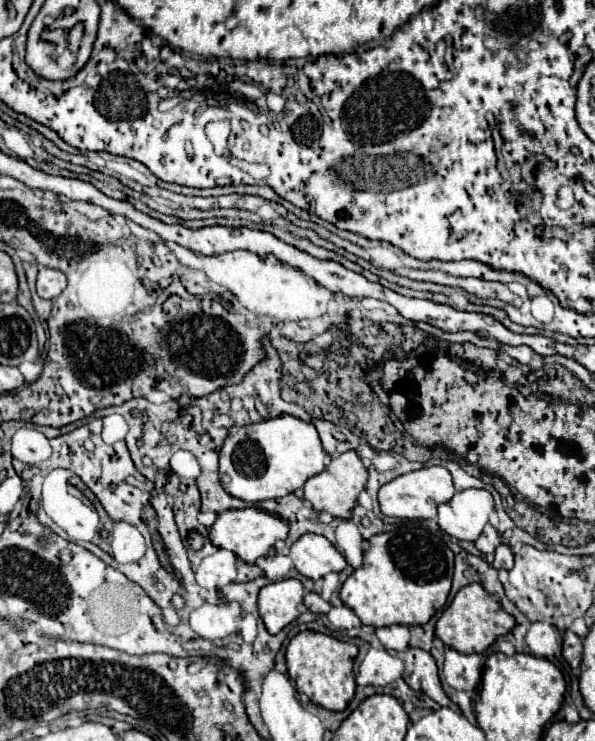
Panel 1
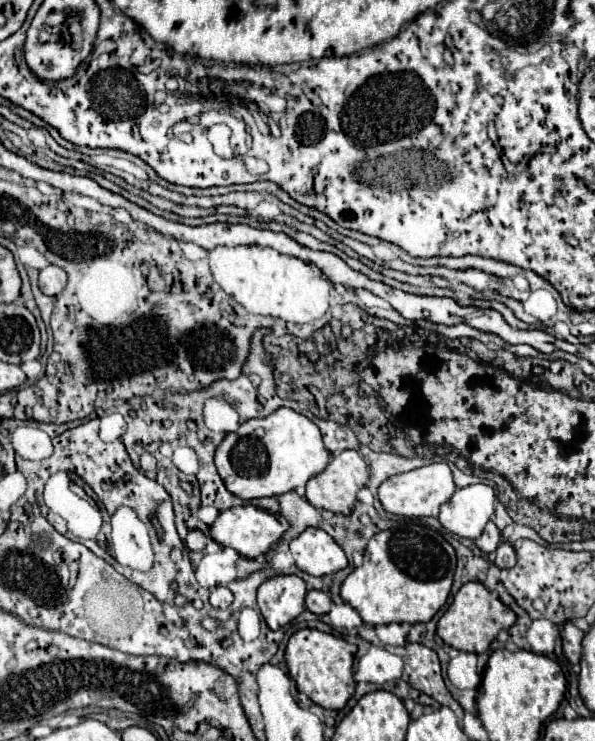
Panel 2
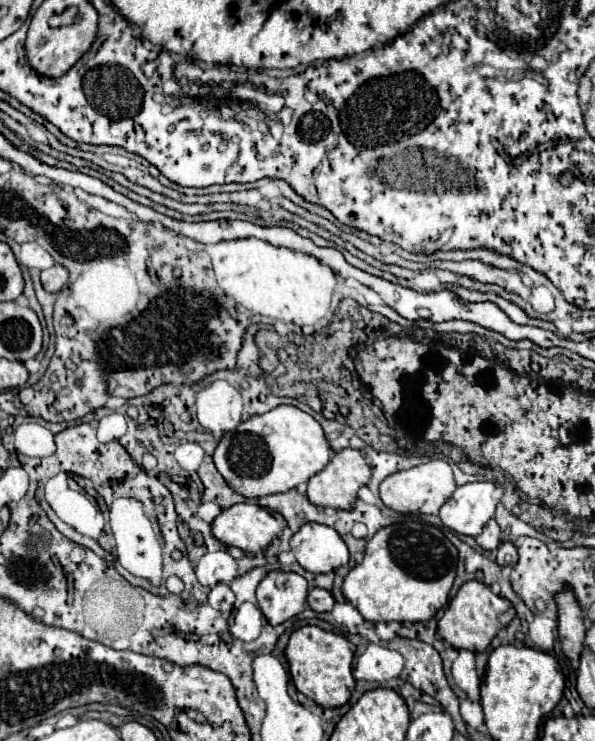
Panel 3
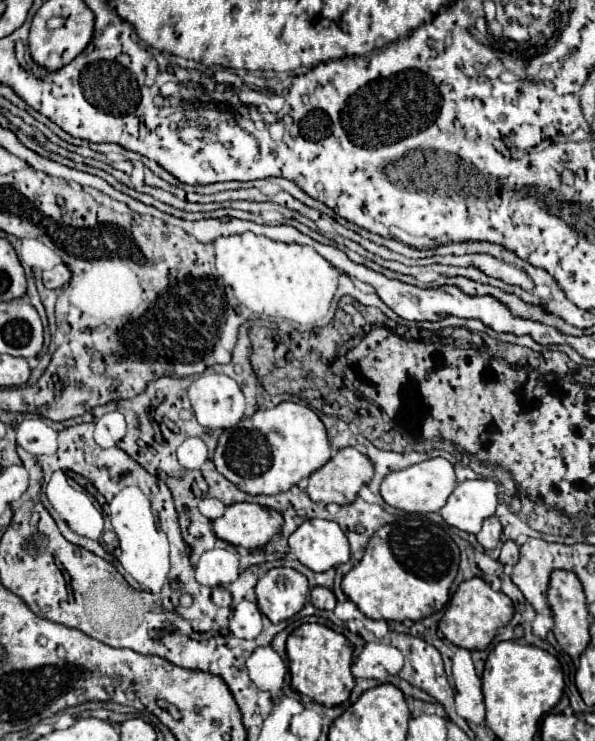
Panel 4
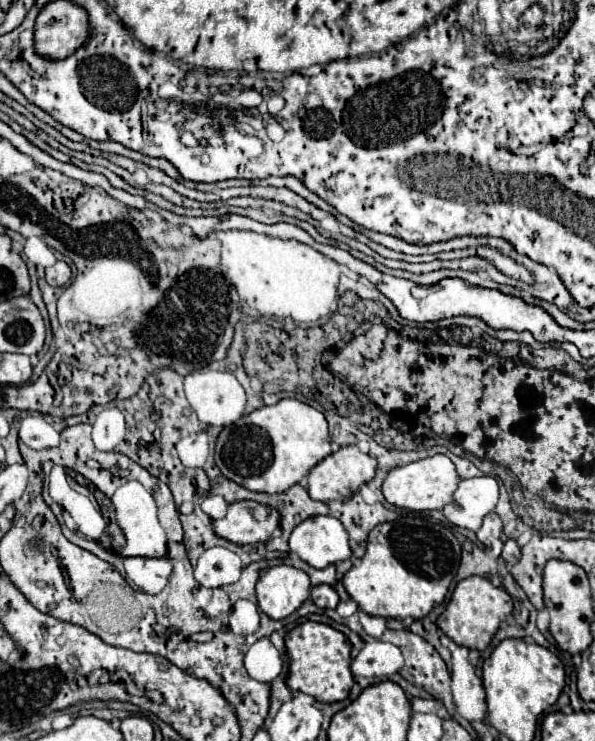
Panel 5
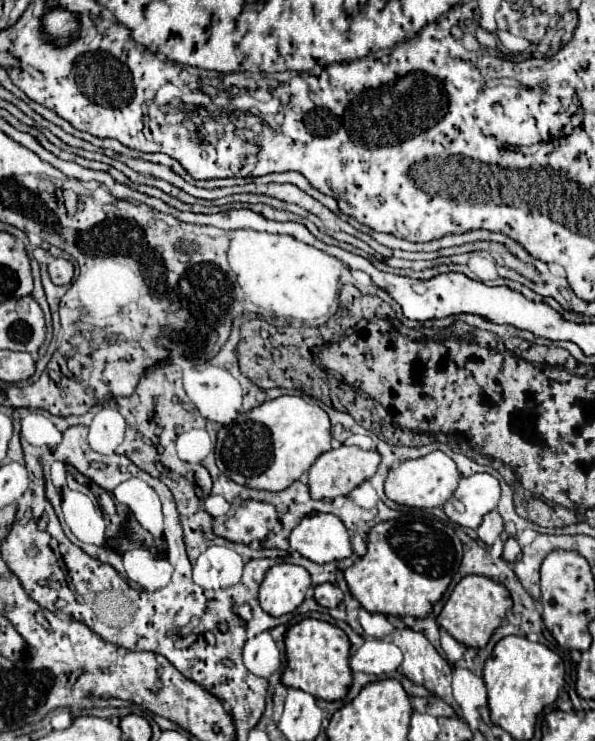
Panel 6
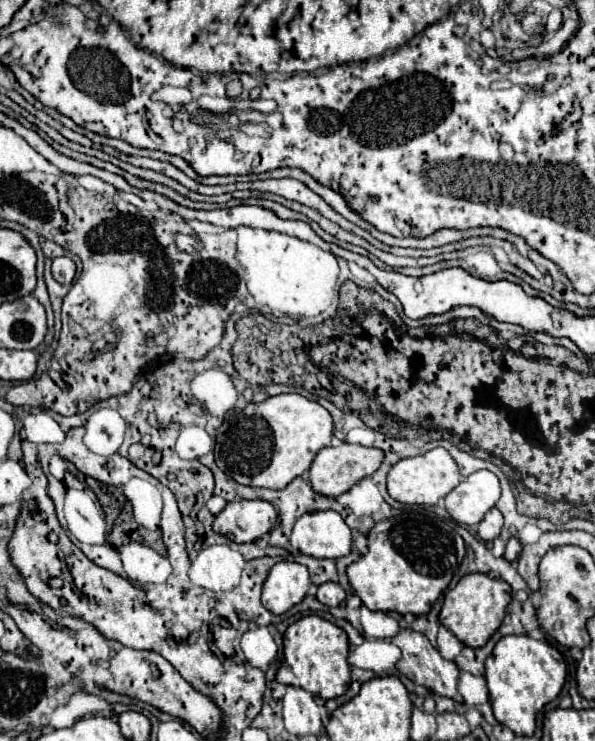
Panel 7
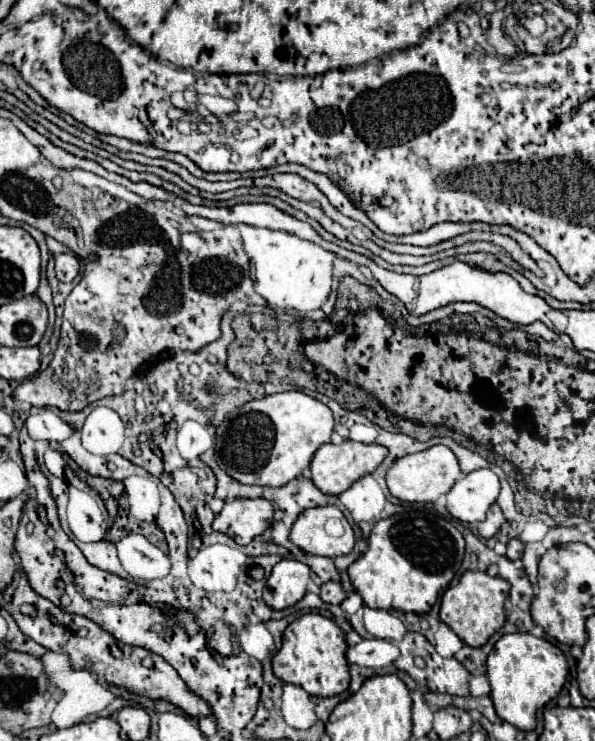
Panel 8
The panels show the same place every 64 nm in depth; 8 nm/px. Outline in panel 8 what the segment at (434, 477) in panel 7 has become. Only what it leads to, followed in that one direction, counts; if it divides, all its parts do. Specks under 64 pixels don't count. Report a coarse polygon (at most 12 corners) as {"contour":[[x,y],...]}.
{"contour":[[444,444],[396,460],[390,494],[436,502],[464,474]]}

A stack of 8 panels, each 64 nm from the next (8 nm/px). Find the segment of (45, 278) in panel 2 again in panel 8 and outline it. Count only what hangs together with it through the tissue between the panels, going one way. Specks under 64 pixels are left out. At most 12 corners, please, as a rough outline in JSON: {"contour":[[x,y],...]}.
{"contour":[[74,254],[56,256],[60,282],[74,282],[80,262]]}

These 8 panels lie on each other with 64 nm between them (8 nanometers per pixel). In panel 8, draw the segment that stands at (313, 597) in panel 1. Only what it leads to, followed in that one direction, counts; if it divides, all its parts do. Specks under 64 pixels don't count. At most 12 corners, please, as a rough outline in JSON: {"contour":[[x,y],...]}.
{"contour":[[340,582],[322,584],[320,598],[328,604],[340,604],[346,592]]}

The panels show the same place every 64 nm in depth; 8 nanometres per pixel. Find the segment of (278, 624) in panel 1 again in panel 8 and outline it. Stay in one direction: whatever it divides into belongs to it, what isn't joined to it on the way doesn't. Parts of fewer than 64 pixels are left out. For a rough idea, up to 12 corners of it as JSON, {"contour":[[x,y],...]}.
{"contour":[[284,558],[272,568],[264,602],[288,608],[306,594],[310,568]]}

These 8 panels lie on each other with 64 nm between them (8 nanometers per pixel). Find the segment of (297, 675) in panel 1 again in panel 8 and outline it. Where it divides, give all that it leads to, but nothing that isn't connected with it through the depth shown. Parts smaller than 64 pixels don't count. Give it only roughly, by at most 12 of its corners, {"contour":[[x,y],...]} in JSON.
{"contour":[[320,614],[296,618],[274,676],[312,696],[350,686],[344,632]]}

